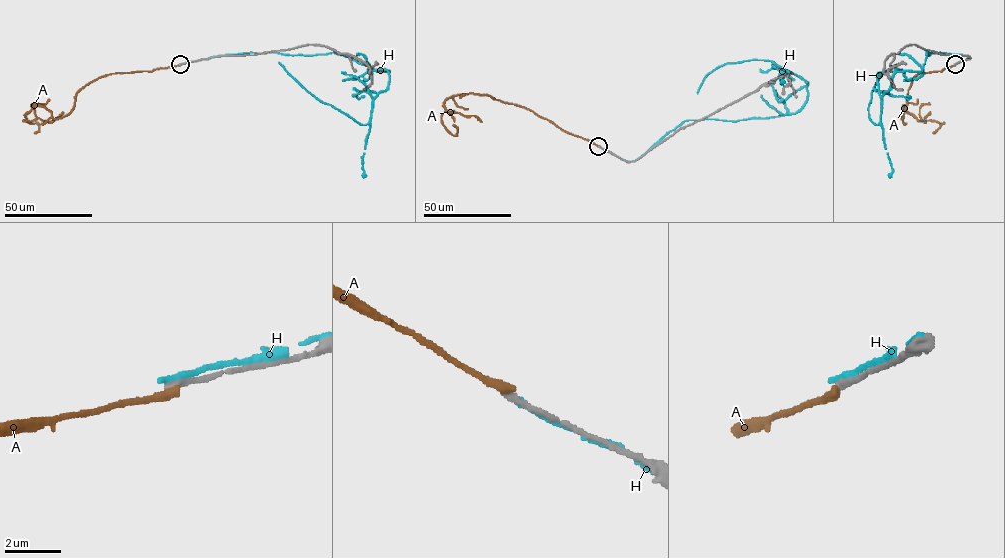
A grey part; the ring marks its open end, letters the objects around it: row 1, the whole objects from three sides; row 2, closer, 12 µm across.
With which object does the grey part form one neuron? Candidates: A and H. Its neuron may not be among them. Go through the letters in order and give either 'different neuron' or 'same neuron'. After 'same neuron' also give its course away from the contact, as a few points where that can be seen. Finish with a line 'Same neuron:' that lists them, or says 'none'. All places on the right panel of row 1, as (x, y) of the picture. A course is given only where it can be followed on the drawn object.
A: different neuron
H: different neuron
Same neuron: none

